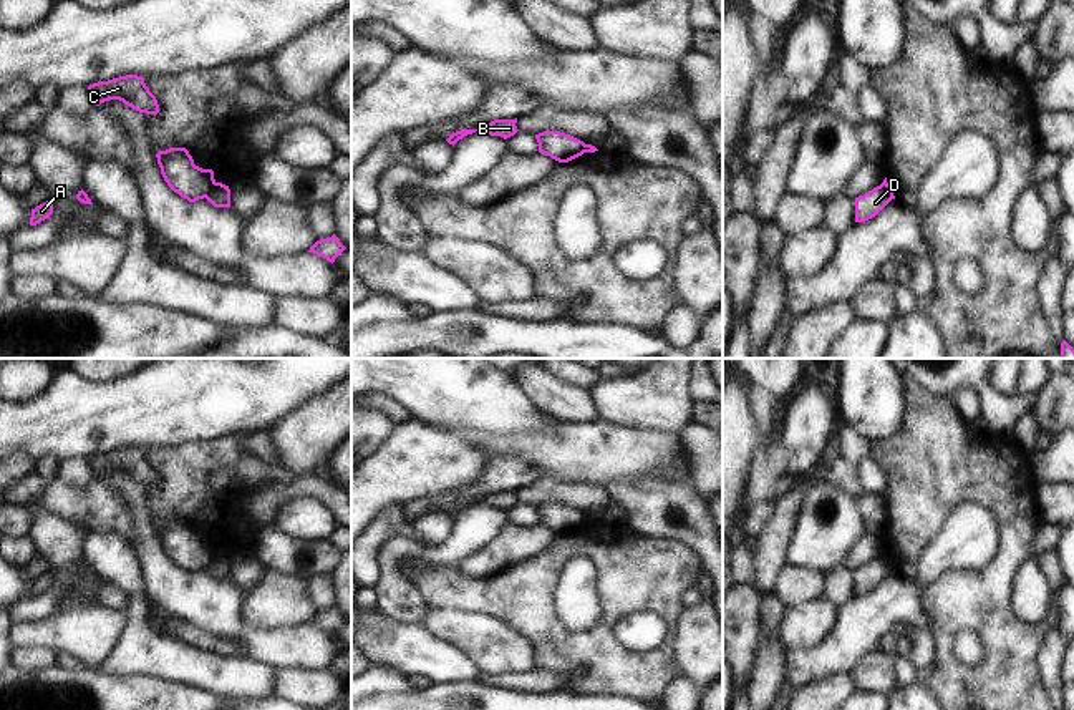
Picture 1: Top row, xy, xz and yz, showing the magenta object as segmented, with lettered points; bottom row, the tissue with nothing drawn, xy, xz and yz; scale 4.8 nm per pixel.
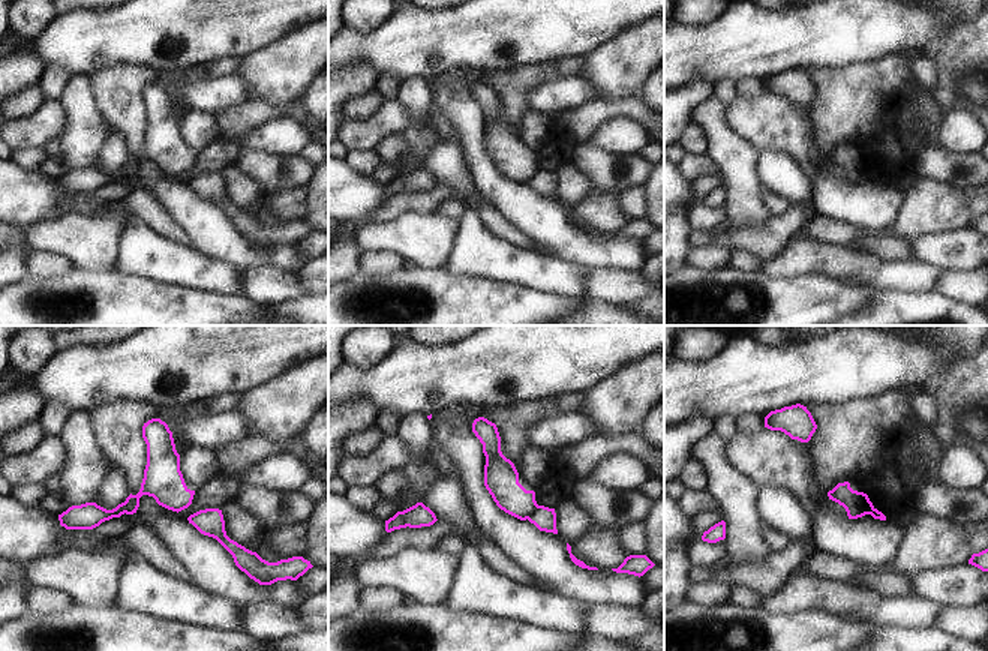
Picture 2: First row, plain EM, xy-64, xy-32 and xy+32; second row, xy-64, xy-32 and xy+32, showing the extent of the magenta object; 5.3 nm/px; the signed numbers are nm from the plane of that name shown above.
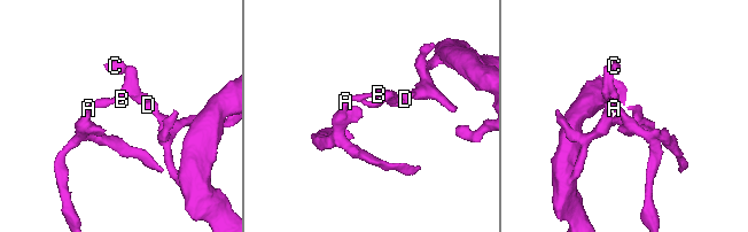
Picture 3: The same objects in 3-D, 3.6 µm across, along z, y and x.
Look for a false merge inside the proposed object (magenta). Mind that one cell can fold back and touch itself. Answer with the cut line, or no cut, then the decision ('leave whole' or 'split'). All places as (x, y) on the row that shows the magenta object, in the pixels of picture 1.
cut in xy along (216, 183), (204, 196); split

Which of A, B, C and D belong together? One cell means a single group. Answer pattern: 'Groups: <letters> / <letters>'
Groups: A B C / D

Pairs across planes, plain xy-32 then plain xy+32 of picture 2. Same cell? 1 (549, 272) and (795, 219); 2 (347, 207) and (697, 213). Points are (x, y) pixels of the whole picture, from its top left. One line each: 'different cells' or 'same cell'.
1: different cells
2: different cells

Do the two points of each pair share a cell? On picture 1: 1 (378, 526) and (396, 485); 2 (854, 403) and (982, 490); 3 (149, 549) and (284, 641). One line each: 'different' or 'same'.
1: different
2: different
3: same

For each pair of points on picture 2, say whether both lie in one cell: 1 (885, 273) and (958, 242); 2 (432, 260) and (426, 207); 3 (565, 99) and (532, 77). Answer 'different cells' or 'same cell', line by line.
1: different cells
2: different cells
3: different cells

